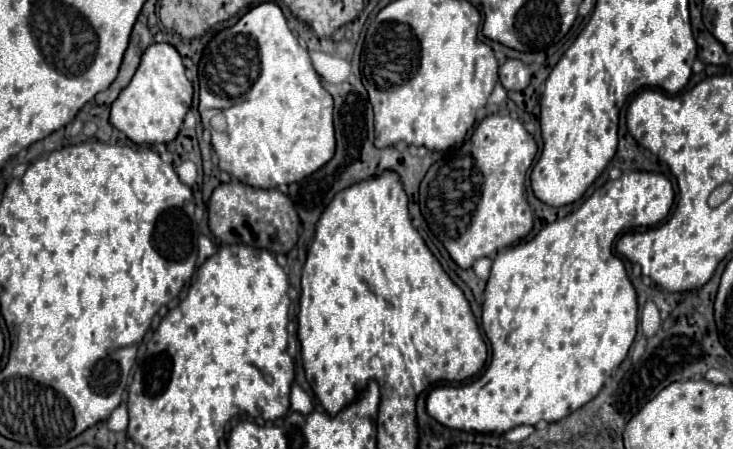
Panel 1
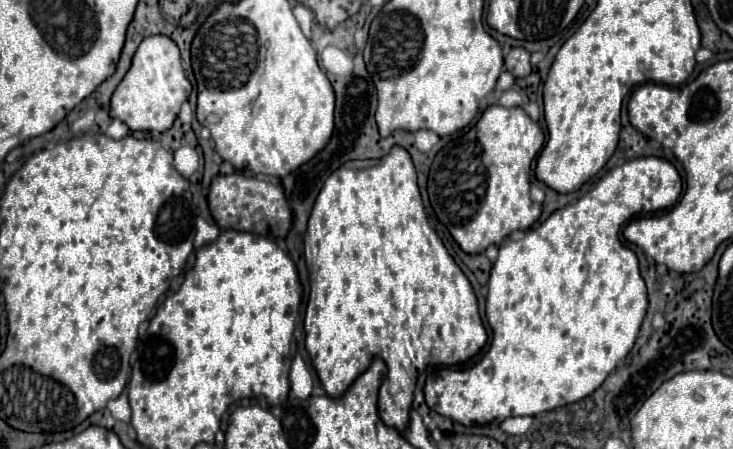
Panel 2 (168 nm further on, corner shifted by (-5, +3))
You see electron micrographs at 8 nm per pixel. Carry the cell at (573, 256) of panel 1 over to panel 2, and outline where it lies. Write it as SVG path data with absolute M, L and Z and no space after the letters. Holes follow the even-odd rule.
M641 157L641 159L633 159L621 167L615 167L611 169L605 177L599 179L599 183L595 185L595 189L591 189L583 199L579 199L575 205L567 205L563 209L557 209L547 221L543 221L537 229L531 229L523 235L523 239L519 241L507 241L505 245L499 247L499 257L491 269L491 277L489 277L489 295L487 295L487 321L493 329L493 341L491 341L491 347L487 351L487 355L477 363L473 365L471 369L463 371L463 369L437 369L433 371L429 377L427 377L427 383L425 383L425 403L429 405L429 409L437 411L439 415L445 415L461 425L475 425L475 423L501 423L509 417L535 417L539 413L545 413L545 411L553 411L557 407L565 407L565 405L571 405L571 403L577 403L581 401L583 397L591 395L605 379L607 375L617 367L617 363L621 359L627 357L627 353L631 351L635 339L637 339L637 333L639 333L639 327L643 323L643 317L645 317L645 311L647 311L647 289L645 289L645 281L639 273L639 265L637 265L637 257L633 251L625 249L621 245L621 239L619 239L619 231L635 217L635 215L641 215L641 213L657 213L657 211L663 211L663 209L671 209L677 199L681 195L681 177L677 173L677 169L665 161L665 159L657 159L657 157Z

